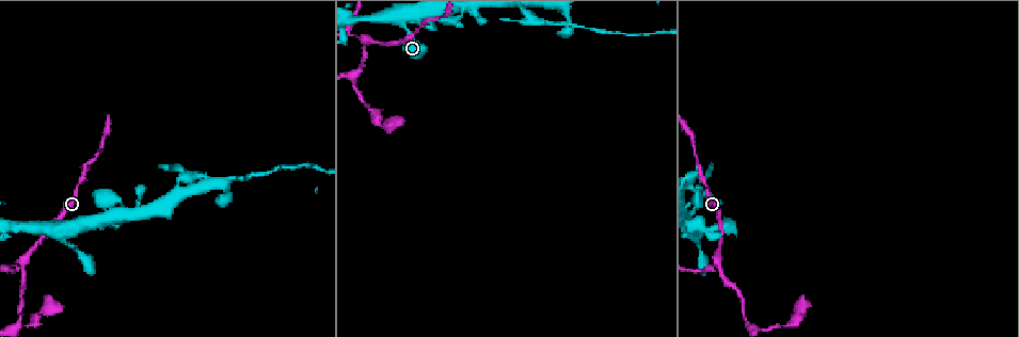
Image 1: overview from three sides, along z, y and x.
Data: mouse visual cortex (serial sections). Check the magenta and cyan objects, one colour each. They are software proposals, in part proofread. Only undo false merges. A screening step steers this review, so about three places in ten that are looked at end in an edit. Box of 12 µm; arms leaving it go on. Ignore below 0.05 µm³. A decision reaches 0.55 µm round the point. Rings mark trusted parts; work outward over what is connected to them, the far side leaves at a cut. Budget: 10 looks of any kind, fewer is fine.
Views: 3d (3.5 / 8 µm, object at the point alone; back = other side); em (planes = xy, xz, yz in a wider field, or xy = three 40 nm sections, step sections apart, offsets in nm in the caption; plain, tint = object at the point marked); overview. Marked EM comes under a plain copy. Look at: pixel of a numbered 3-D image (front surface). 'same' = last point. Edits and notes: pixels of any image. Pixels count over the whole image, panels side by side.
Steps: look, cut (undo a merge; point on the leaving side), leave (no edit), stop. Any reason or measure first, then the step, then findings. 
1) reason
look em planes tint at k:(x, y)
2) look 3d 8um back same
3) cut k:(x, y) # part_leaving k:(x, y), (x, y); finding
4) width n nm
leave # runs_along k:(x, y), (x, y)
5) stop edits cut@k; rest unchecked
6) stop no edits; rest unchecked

three-way junction
look 3d 3.5um at 1:(365, 39)

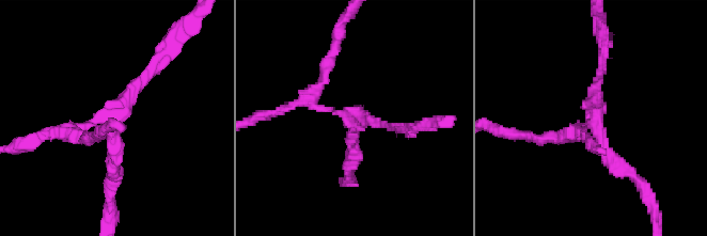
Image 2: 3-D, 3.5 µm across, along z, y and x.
arms 3; arm_widths 150, 200, 200 nm
look em xy step 1 tint at 2:(111, 114)

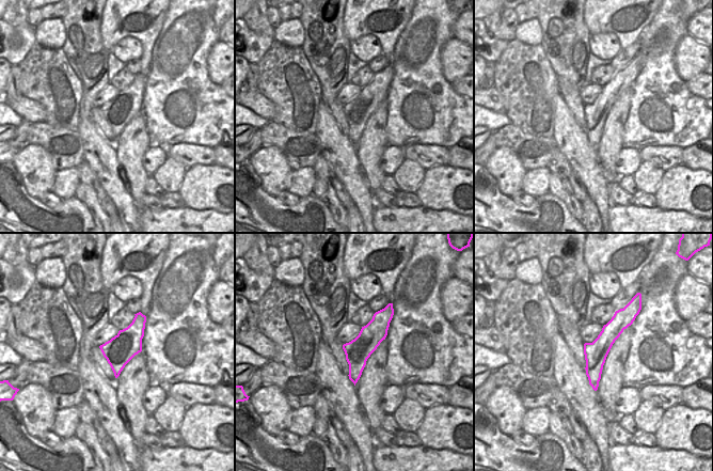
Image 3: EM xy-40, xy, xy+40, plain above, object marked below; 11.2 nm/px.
width 280 nm
cut 2:(51, 132) # part_leaving 2:(325, 108), (312, 92), (338, 29); two cells meet here

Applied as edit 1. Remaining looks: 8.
look overview

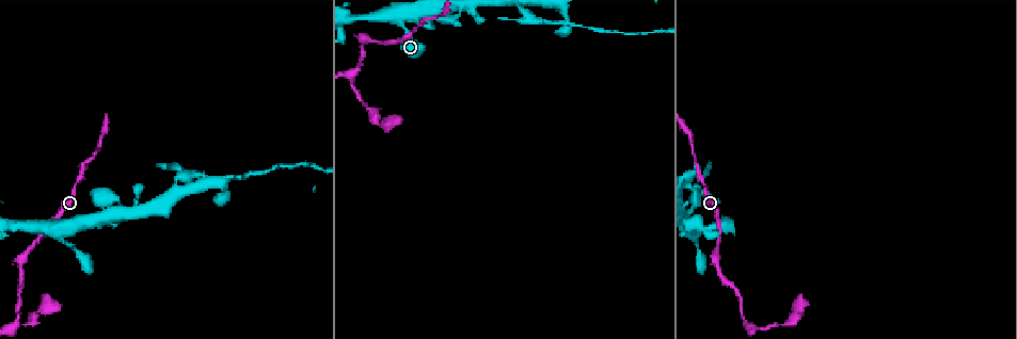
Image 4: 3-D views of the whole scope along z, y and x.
a narrow waist
look 3d 8um at 4:(359, 67)

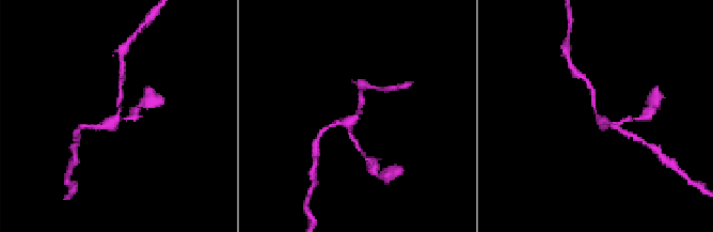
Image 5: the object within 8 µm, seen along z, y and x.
look 3d 3.5um at 5:(120, 108)

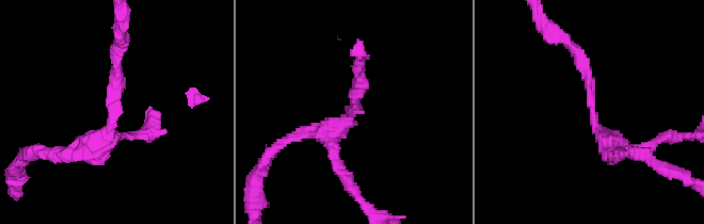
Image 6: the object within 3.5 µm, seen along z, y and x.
arm_widths 200, 250 nm
look em xy step 1 tint at 6:(110, 114)

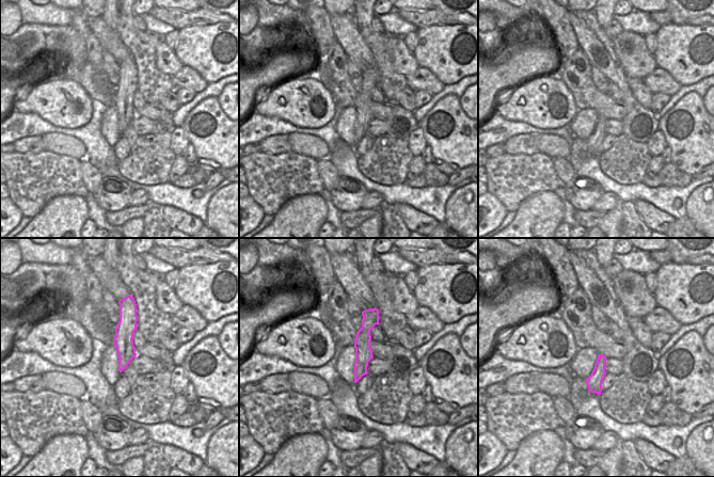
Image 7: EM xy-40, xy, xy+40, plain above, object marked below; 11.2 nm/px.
leave # runs_along 6:(572, 46), (602, 134), (638, 147); all the same cell

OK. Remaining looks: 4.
four arms meet
look 3d 3.5um at 4:(397, 14)

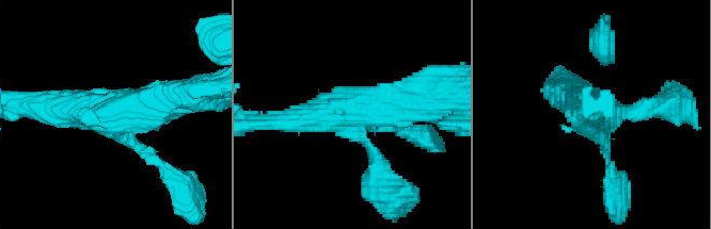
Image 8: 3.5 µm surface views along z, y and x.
arms 4; arm_widths 150, 250, 350, 500 nm
look em xy step 1 tint at 8:(111, 112)

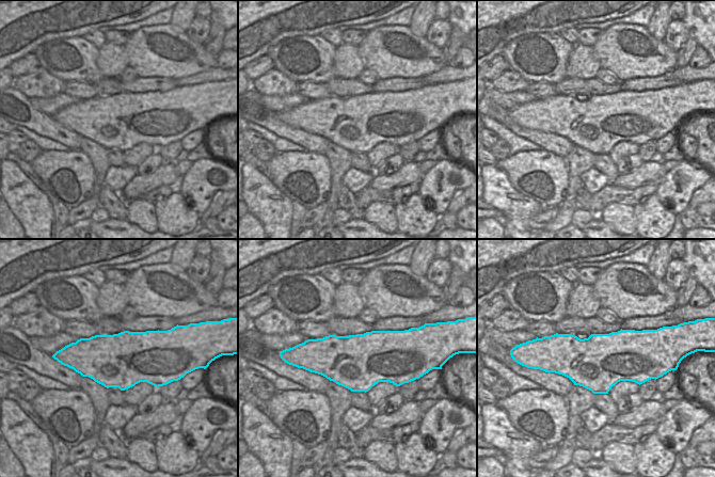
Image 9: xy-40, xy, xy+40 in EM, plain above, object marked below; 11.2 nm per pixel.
look em xy step 5 tint same

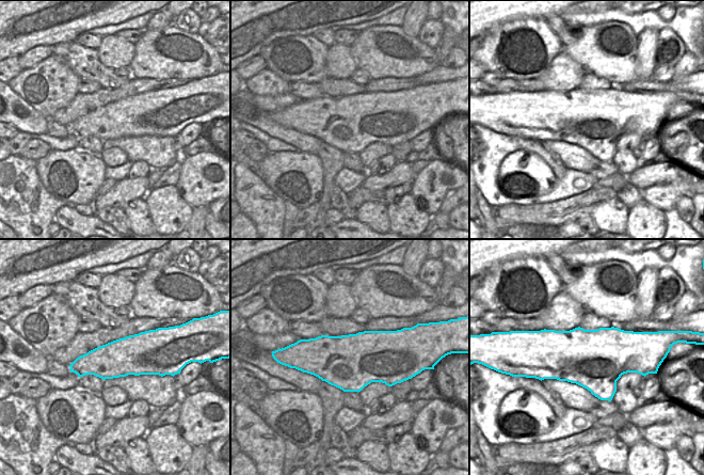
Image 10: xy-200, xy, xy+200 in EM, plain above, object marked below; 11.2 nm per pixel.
leave # runs_along 8:(378, 180), (352, 117), (417, 96); one cell here

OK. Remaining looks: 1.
stop edits cut@2; rest unchecked

